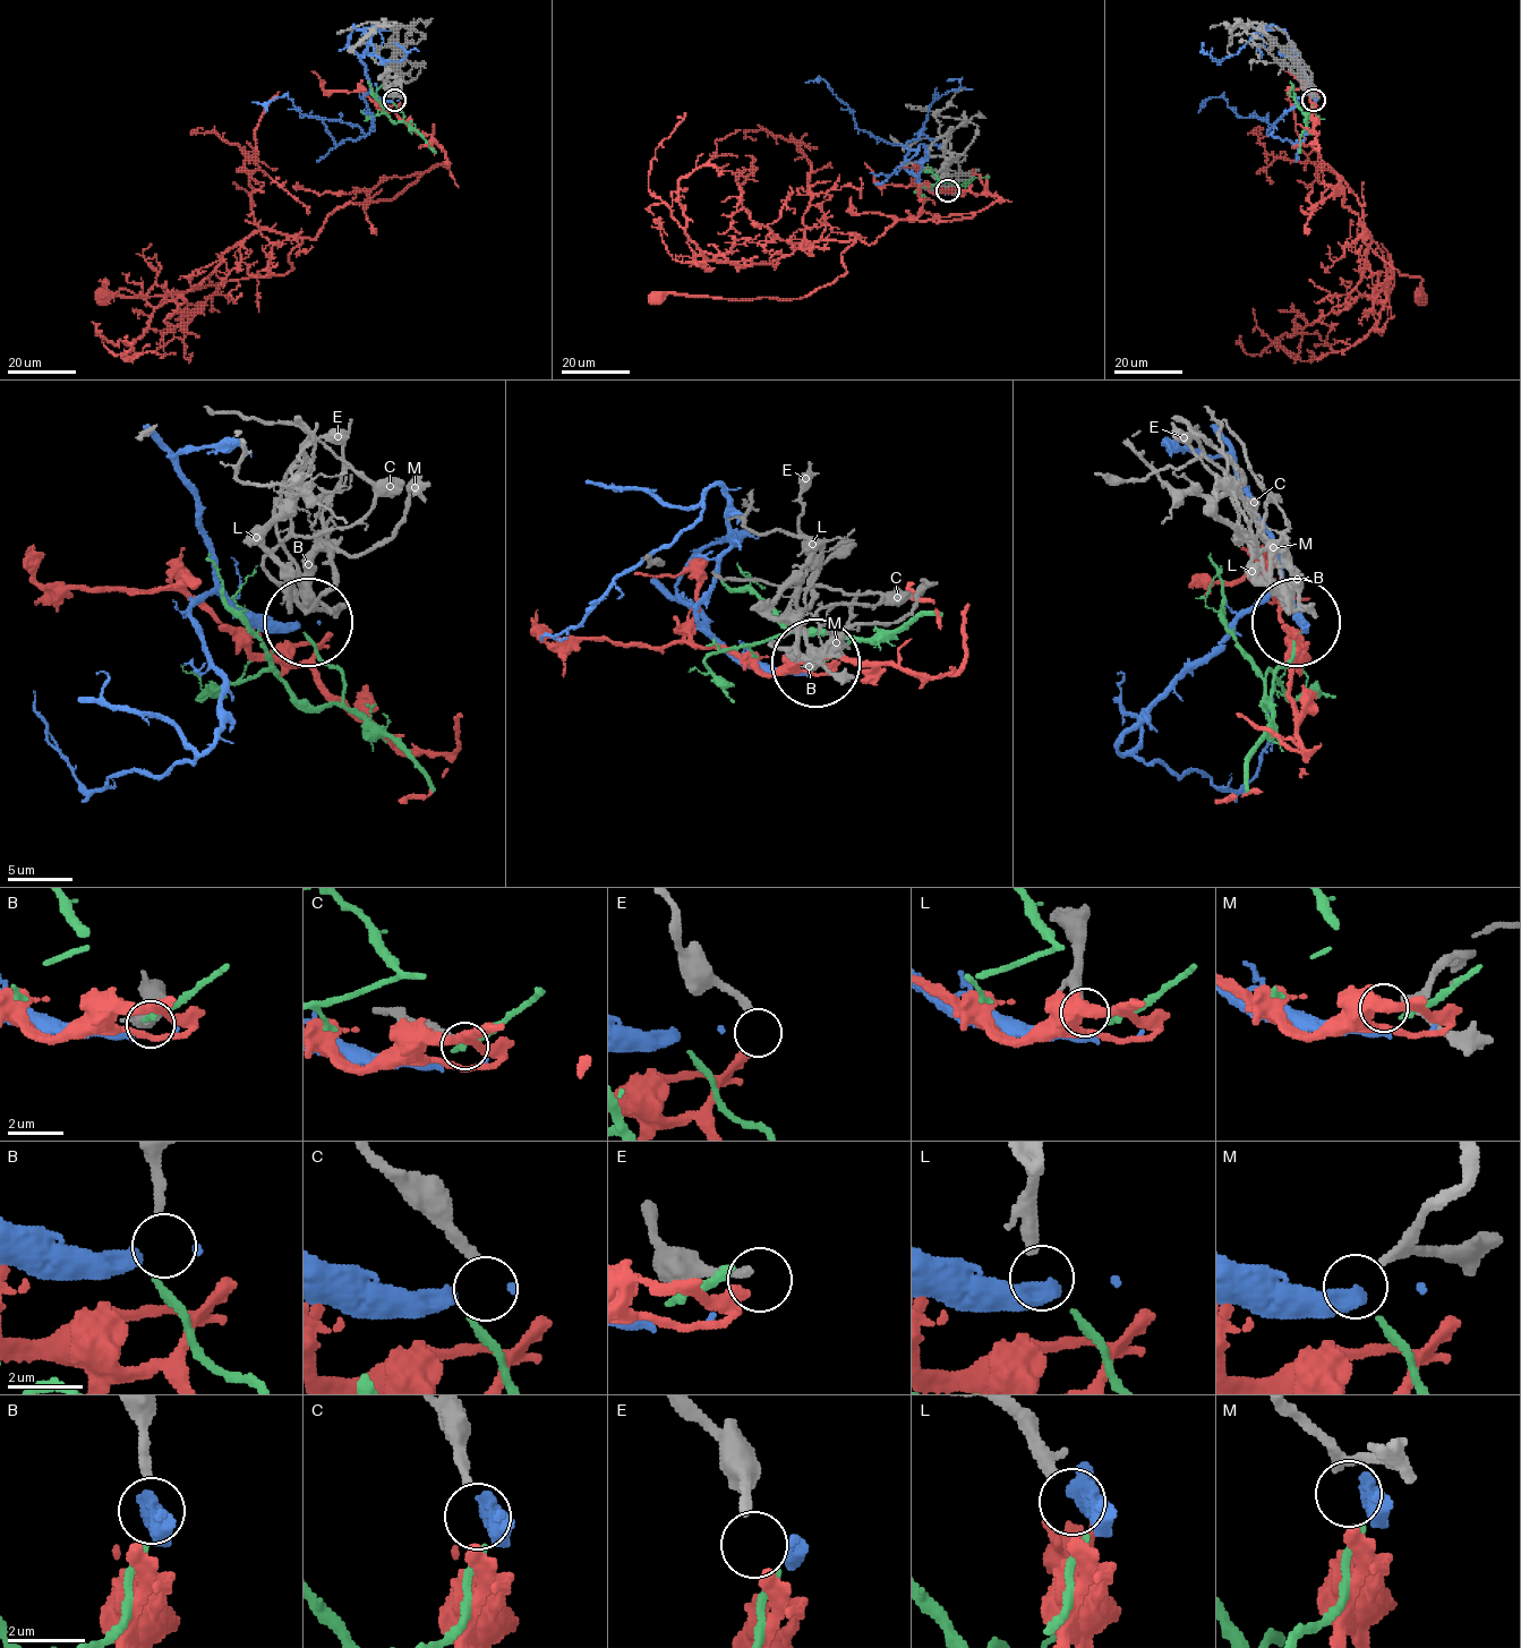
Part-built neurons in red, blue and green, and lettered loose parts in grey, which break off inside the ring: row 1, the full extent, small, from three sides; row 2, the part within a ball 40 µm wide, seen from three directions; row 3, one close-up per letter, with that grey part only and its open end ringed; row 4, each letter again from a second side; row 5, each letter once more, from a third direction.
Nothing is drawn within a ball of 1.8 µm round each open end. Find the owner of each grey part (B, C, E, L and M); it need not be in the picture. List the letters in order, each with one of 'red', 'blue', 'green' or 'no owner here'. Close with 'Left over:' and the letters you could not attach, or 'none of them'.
B: no owner here
C: no owner here
E: no owner here
L: no owner here
M: no owner here
Left over: B, C, E, L, M

